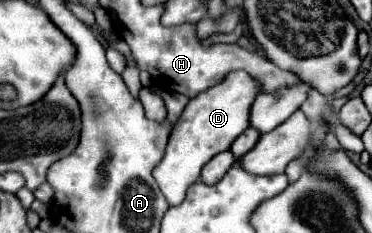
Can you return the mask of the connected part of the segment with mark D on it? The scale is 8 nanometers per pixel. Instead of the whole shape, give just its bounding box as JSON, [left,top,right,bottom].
[153,72,259,206]

